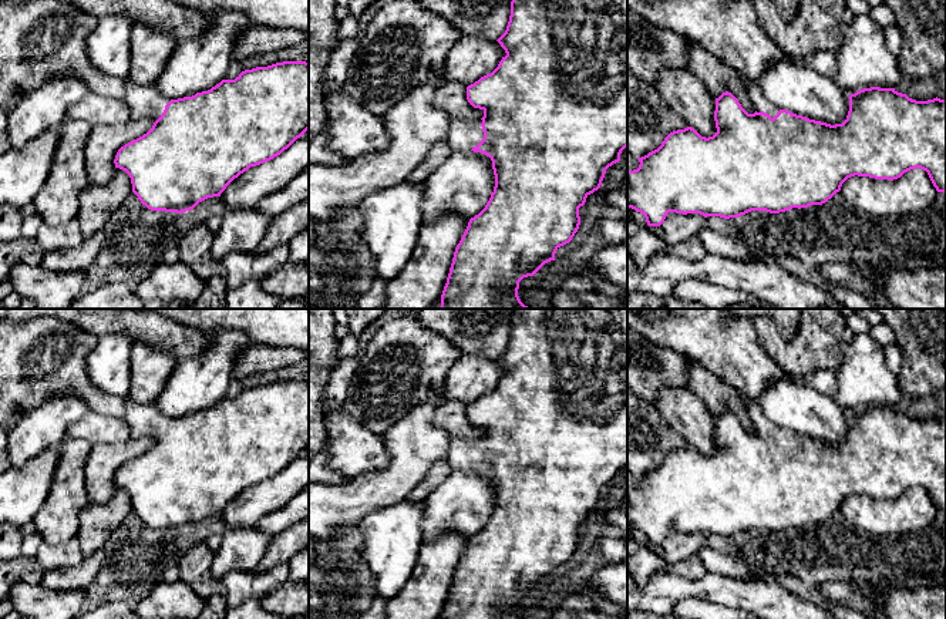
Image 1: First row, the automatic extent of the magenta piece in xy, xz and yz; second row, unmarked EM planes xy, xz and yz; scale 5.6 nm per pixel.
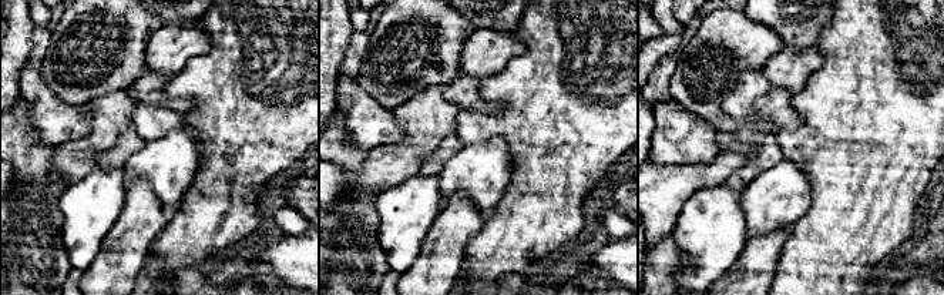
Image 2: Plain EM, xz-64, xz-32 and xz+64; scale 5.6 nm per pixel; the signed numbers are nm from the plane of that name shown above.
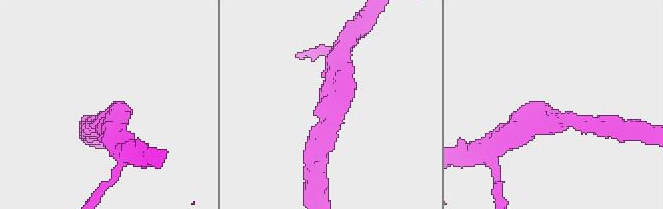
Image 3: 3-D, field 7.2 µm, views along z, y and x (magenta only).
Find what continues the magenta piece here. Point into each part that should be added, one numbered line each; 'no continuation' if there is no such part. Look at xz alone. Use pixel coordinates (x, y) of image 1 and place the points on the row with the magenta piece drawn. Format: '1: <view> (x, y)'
1: xz (463, 134)

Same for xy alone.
1: xy (144, 101)

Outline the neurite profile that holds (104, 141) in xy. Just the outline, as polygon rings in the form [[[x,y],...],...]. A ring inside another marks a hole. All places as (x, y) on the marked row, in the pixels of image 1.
[[[141,118],[92,127],[84,149],[90,182],[95,185],[107,184],[114,175],[114,159],[118,149],[147,134],[152,125],[152,120]]]

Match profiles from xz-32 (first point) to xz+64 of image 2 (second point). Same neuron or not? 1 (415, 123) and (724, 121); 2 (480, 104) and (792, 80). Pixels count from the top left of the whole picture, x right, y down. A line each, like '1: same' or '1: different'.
1: different
2: different

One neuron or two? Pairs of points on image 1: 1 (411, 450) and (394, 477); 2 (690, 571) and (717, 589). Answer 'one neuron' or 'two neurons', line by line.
1: one neuron
2: two neurons

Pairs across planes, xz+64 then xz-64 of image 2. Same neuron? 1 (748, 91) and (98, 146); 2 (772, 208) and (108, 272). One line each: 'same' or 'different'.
1: same
2: different

